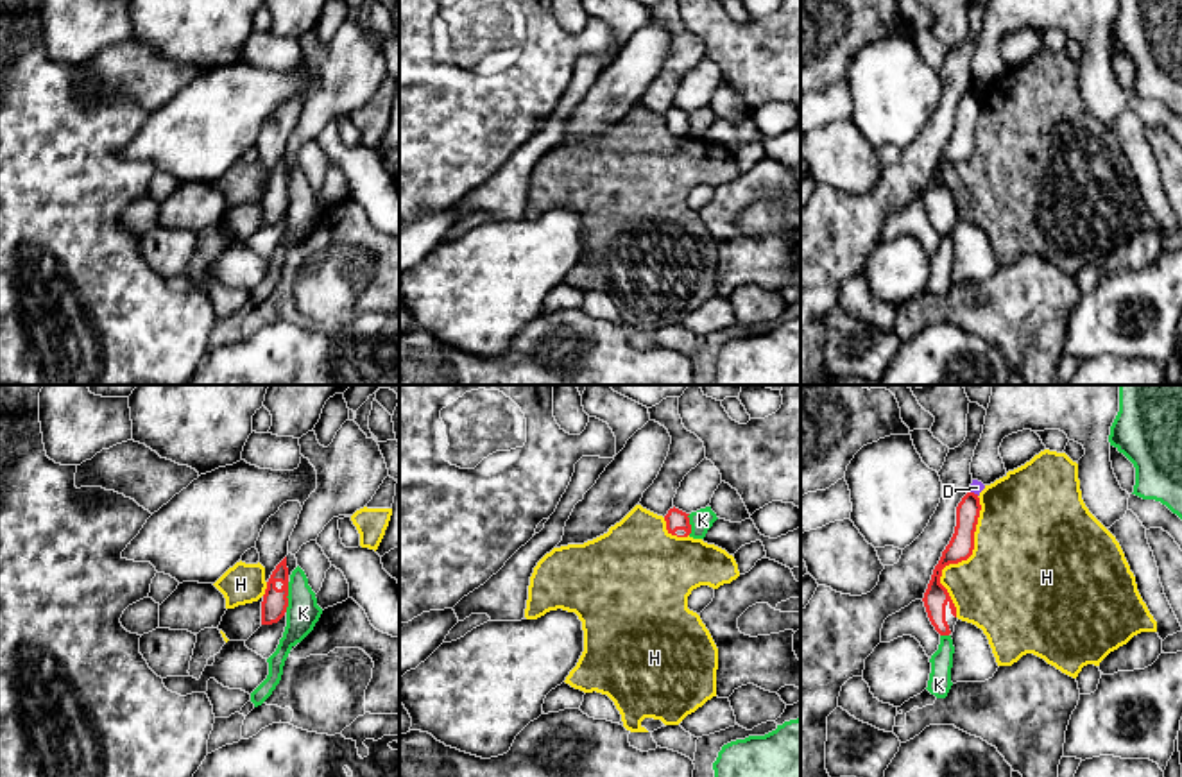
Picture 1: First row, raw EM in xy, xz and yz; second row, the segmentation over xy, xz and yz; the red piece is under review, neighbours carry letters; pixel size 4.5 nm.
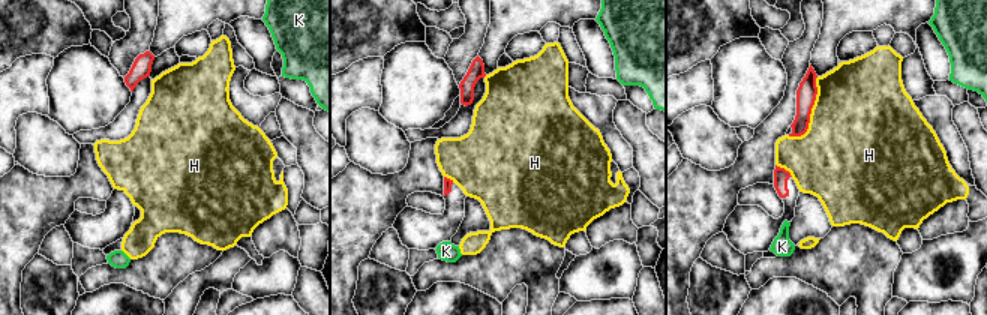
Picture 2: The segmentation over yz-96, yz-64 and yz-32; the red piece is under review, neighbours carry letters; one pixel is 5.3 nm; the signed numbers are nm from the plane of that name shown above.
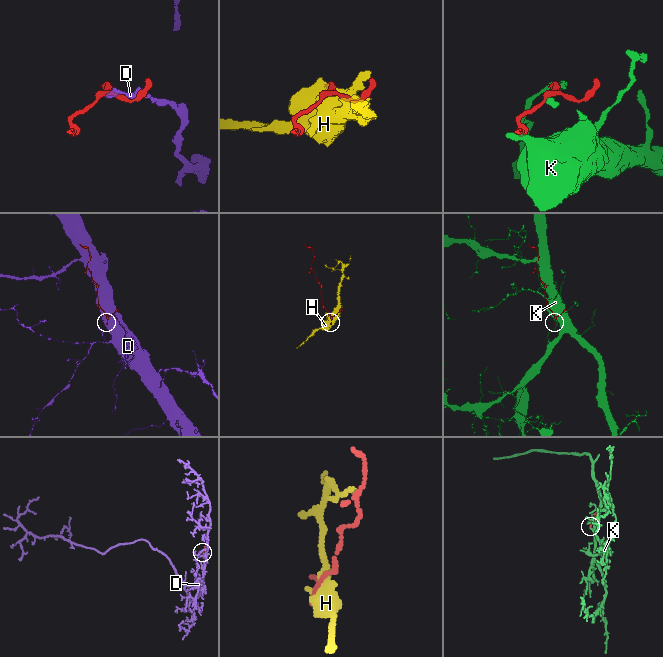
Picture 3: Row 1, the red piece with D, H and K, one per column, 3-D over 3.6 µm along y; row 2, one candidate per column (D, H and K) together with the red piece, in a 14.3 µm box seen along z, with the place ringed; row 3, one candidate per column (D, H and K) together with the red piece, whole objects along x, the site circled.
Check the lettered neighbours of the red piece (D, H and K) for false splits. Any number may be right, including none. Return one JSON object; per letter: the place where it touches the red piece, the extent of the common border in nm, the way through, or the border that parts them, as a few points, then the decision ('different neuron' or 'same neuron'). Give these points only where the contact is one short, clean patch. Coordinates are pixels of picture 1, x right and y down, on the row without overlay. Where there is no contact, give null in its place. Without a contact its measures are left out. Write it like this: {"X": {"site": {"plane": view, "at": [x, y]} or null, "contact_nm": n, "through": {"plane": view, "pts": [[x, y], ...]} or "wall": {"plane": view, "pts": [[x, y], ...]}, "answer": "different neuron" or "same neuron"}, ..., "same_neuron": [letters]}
{"D": {"site": {"plane": "yz", "at": [973, 92]}, "contact_nm": 40, "answer": "different neuron"}, "H": {"site": {"plane": "yz", "at": [962, 158]}, "contact_nm": 550, "answer": "different neuron"}, "K": {"site": {"plane": "xy", "at": [287, 194]}, "contact_nm": 140, "answer": "different neuron"}, "same_neuron": []}

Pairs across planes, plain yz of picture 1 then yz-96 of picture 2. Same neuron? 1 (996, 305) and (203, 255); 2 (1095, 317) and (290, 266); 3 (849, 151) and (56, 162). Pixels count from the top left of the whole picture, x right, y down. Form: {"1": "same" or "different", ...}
{"1": "same", "2": "same", "3": "same"}

